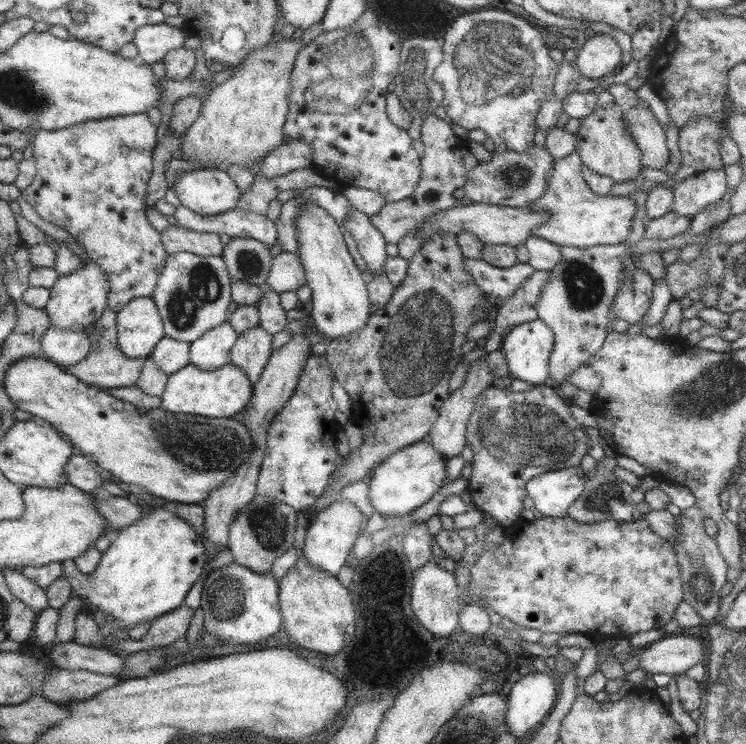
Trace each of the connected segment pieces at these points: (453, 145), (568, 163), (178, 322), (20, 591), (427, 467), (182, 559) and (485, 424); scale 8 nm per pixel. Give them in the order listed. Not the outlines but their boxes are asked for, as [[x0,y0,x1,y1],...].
[[370,114,478,244],[525,151,635,247],[150,251,231,343],[2,569,47,613],[368,440,446,517],[61,506,205,627],[465,383,587,528]]

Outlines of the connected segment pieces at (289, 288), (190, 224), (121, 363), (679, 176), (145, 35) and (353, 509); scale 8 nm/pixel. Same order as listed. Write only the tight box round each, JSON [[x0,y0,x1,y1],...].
[[265,252,305,294],[172,206,276,247],[59,308,145,389],[642,116,723,193],[133,23,187,66],[299,499,364,574]]

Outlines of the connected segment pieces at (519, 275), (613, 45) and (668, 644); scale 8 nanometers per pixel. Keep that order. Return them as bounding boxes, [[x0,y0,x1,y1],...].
[[463,257,534,302],[573,33,621,78],[638,634,703,675]]

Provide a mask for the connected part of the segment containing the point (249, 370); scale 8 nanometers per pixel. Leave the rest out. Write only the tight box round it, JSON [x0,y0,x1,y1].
[229,324,272,384]

